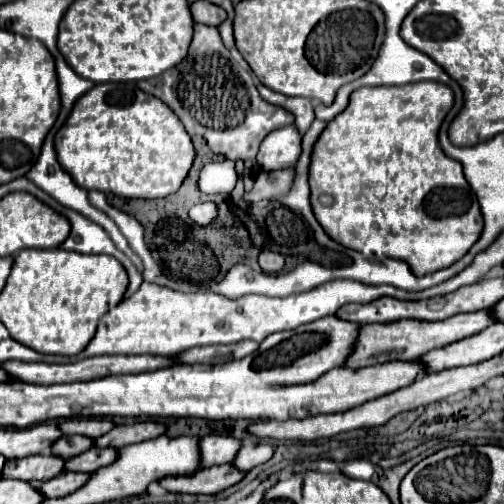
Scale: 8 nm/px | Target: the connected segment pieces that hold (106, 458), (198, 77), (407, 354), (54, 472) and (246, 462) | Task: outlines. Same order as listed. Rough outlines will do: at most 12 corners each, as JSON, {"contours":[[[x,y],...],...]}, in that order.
{"contours":[[[92,447],[68,459],[66,471],[94,473],[114,463],[118,449]],[[216,27],[138,87],[232,161],[294,123],[234,69]],[[492,309],[360,327],[350,369],[420,359],[494,325]],[[56,455],[10,459],[2,477],[42,483],[66,461]],[[268,443],[242,445],[236,465],[250,471],[274,455]]]}

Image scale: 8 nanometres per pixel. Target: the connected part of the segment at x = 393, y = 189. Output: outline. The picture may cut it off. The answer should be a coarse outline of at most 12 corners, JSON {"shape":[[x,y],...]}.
{"shape":[[438,81],[360,87],[312,165],[324,231],[428,275],[482,213]]}

